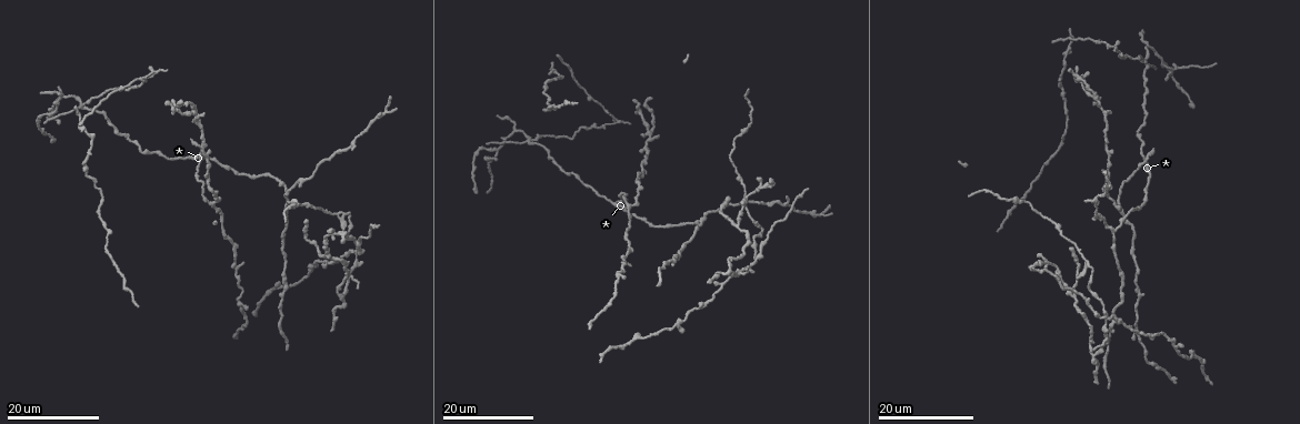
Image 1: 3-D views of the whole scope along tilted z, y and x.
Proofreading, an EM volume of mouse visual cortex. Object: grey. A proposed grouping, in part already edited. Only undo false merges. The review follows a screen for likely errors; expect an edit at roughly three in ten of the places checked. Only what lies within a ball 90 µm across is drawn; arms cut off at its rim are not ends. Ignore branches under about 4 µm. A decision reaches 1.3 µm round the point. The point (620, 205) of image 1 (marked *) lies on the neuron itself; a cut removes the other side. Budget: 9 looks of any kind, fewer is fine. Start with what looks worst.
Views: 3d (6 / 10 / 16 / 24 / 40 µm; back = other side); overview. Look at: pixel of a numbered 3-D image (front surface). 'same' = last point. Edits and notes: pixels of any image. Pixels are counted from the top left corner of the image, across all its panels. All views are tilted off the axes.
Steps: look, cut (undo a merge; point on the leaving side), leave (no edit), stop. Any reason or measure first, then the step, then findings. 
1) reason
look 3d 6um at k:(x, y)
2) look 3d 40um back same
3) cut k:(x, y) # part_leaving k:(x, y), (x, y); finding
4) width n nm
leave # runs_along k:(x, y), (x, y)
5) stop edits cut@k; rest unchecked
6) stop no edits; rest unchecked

four or more arms meet
look 3d 24um at 1:(83, 104)

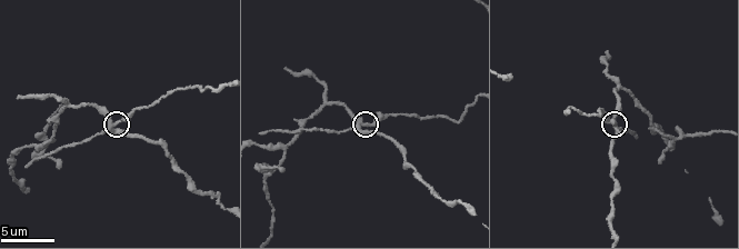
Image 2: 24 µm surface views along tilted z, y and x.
closer look
look 3d 10um at 2:(111, 123)

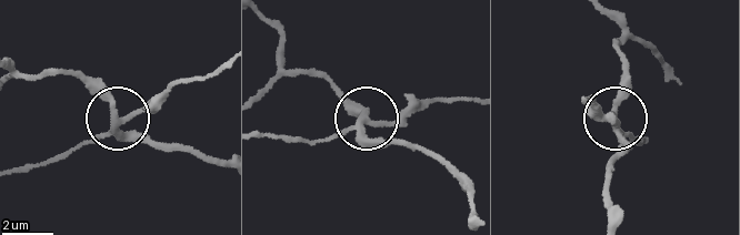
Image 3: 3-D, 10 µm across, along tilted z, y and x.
arms 4
cut 3:(397, 125) # two neurons meet here

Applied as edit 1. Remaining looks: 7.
look overview

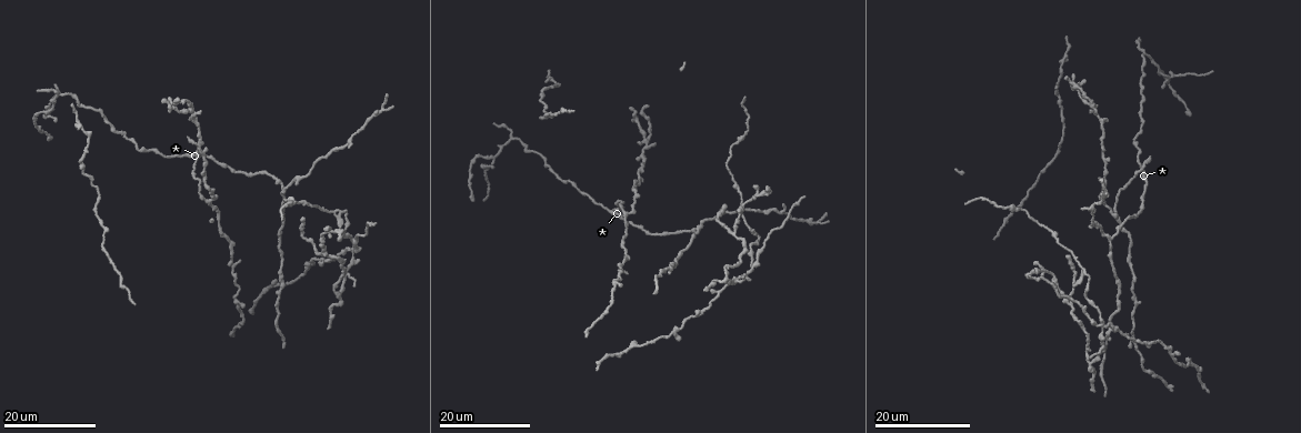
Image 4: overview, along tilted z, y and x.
thin arm on a thick one
look 3d 24um at 4:(1105, 327)

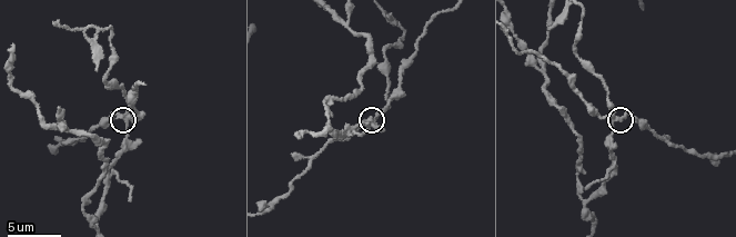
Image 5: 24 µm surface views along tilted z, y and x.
zoom in
look 3d 10um at 5:(377, 114)

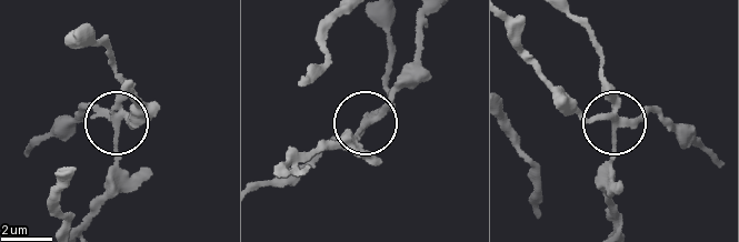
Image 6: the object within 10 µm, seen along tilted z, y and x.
cut 6:(91, 104) # part_leaving 6:(365, 124), (266, 181); a second neuron is stuck on

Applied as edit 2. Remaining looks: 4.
arms run side by side
look 3d 16um at 5:(93, 39)

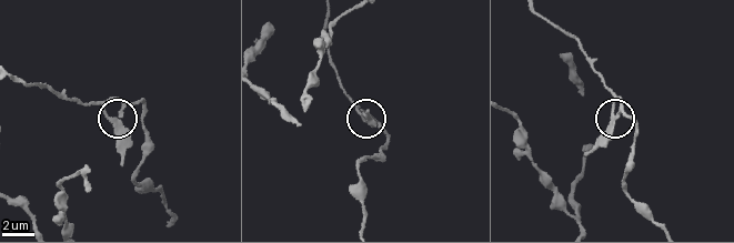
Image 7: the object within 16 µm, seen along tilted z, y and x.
look 3d 16um back at 7:(121, 117)

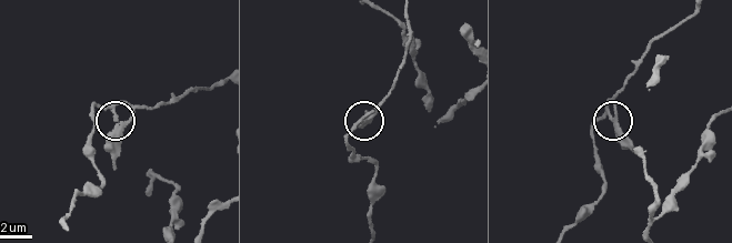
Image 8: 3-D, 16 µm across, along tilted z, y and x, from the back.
arms 5
leave # one neuron here

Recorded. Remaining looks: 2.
branch point
look 3d 10um at 2:(620, 87)

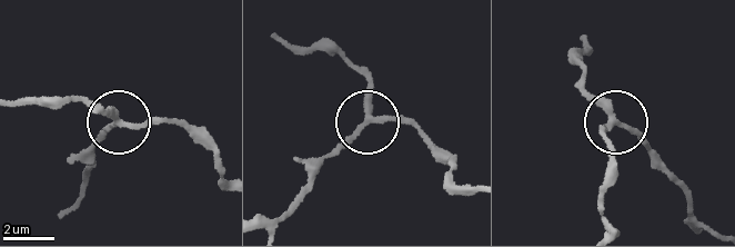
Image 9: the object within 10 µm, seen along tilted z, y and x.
look 3d 10um back at 9:(613, 123)

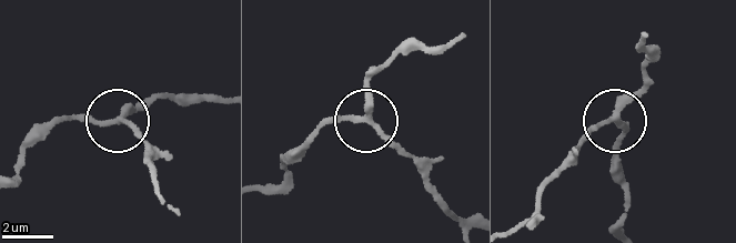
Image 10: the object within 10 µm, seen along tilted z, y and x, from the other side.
leave # runs_along 10:(261, 189), (320, 128), (352, 118), (416, 162); one neuron here

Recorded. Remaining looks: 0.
stop edits cut@3, cut@6; rest unchecked

